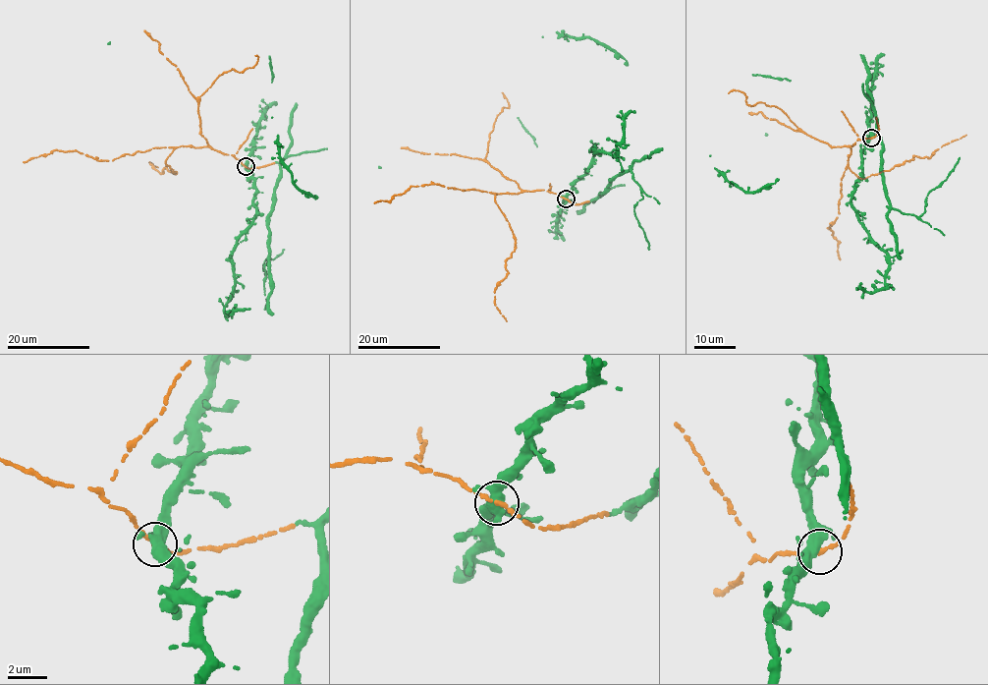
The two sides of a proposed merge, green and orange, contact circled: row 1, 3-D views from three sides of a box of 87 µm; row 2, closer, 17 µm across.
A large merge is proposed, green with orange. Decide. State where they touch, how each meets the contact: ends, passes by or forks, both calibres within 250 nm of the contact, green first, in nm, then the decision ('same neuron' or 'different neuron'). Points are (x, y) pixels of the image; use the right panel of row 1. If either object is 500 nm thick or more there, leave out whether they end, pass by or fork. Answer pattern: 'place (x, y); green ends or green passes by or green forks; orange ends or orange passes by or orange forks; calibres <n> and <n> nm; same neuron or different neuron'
place (871, 138); green forks; orange ends; calibres 400 and 320 nm; same neuron

